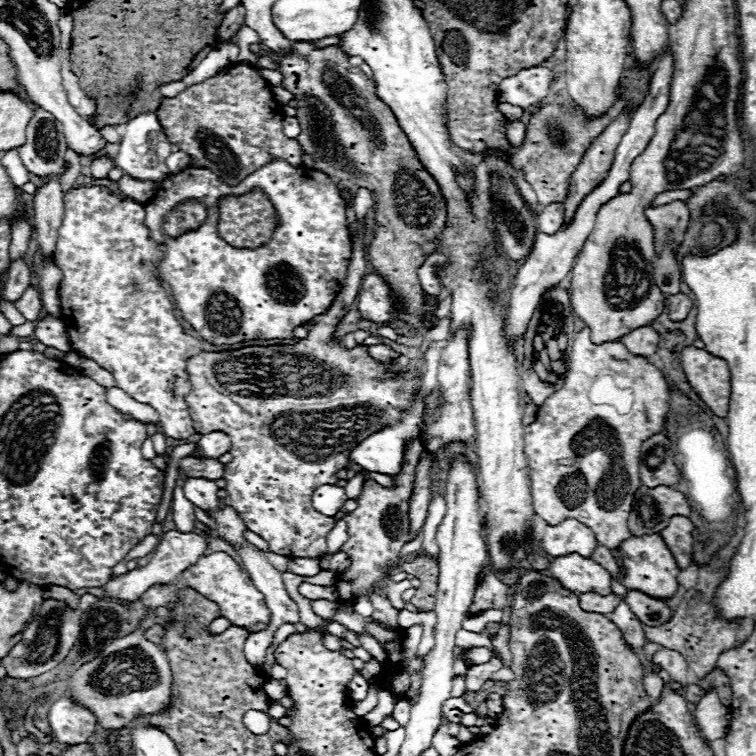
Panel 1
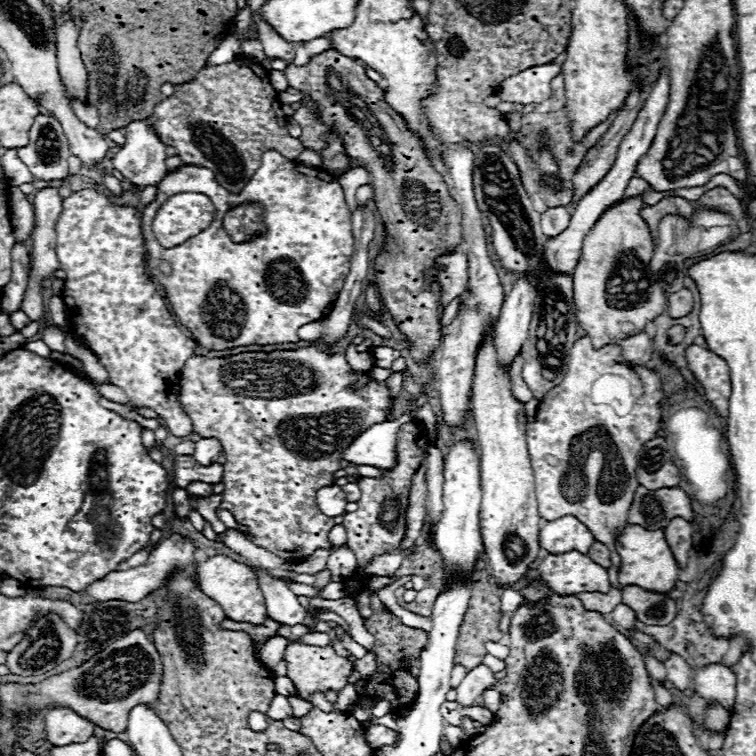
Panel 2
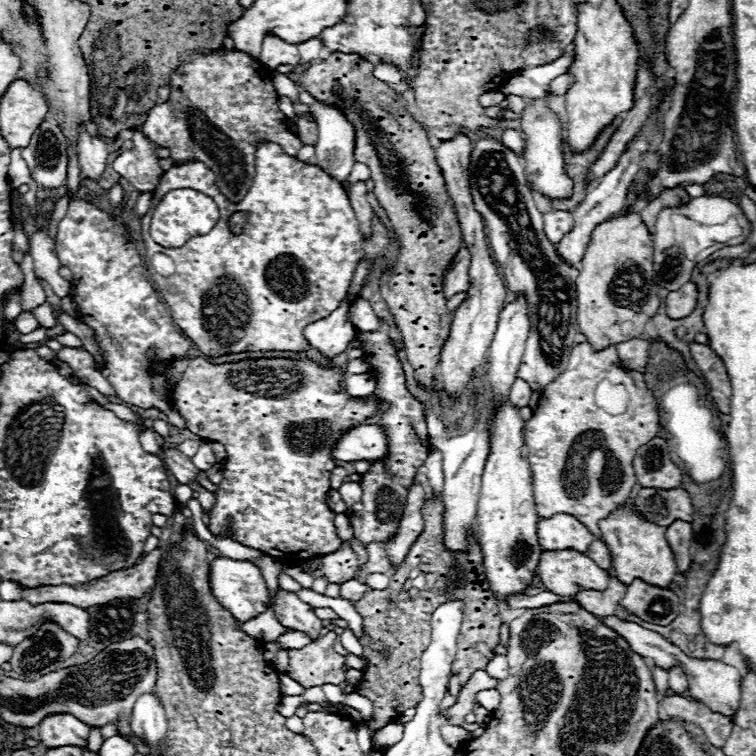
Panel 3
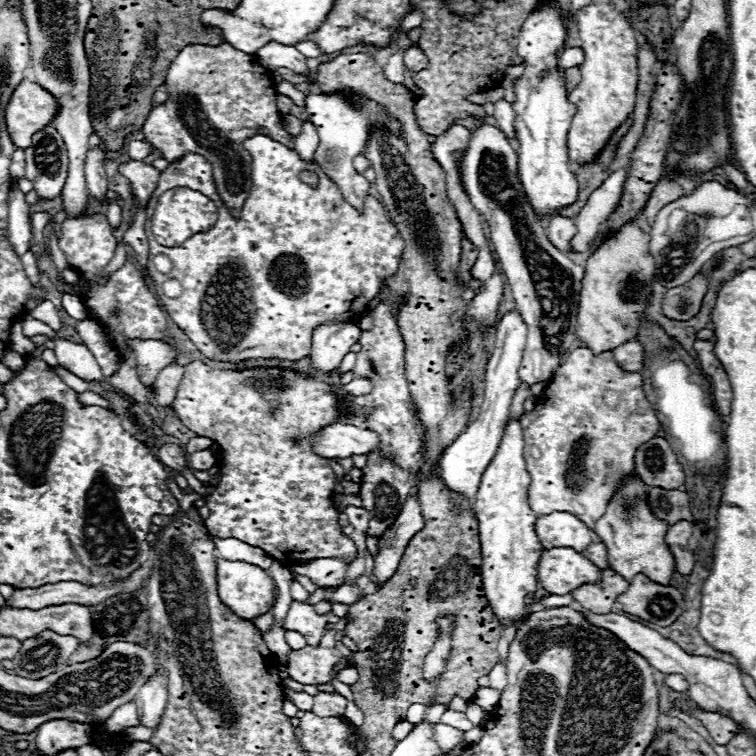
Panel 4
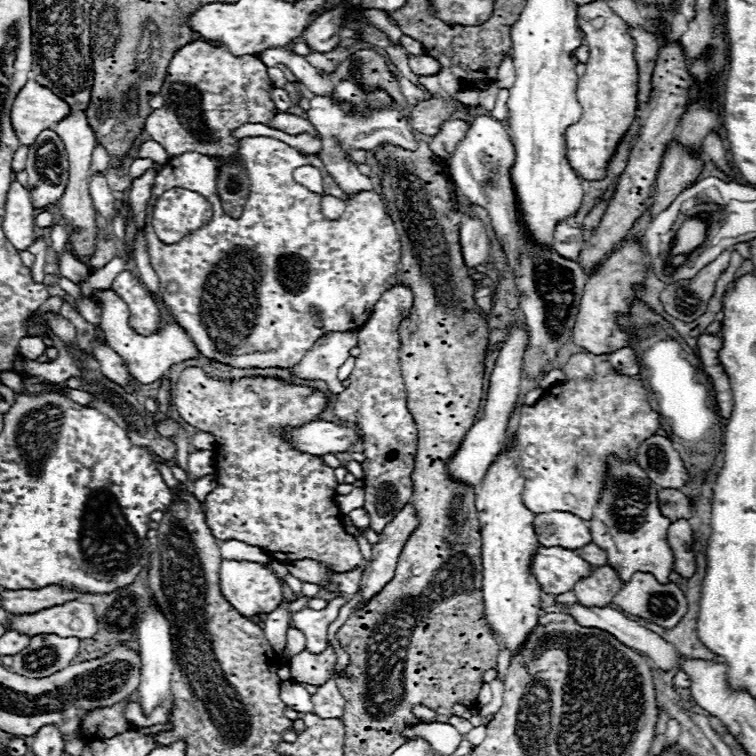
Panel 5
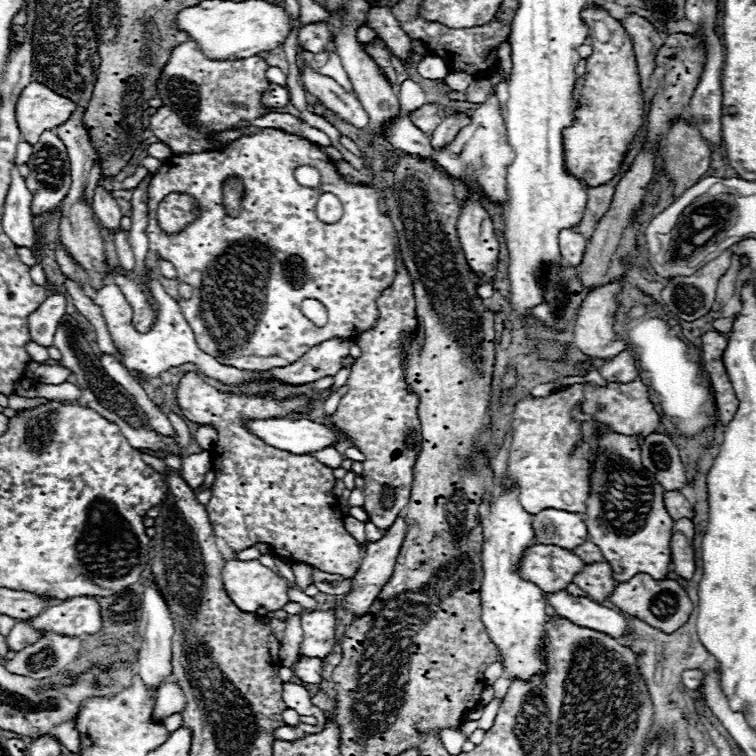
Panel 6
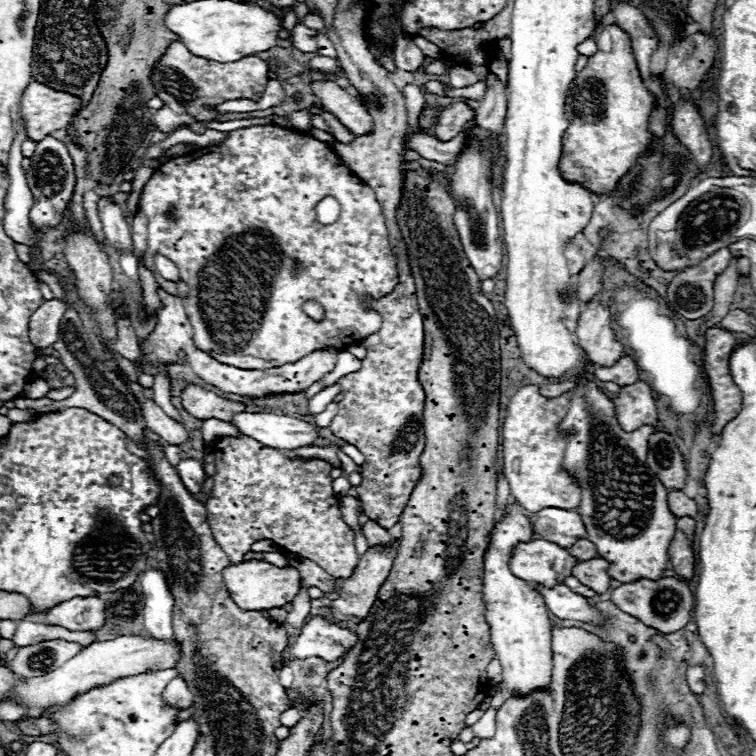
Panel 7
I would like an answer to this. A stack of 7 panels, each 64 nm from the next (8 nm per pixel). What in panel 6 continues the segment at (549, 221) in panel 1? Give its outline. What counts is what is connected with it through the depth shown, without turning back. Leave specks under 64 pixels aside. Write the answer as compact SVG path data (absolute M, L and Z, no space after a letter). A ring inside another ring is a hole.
M560 230L558 244L560 244L562 260L572 266L578 266L586 248L586 238L576 230Z

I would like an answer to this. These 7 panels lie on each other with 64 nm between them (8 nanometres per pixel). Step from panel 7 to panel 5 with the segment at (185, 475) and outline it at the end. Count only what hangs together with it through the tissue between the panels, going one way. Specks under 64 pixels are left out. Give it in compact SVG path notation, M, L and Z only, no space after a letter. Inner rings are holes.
M196 450L188 458L188 478L198 480L206 474L214 472L214 452L212 450Z

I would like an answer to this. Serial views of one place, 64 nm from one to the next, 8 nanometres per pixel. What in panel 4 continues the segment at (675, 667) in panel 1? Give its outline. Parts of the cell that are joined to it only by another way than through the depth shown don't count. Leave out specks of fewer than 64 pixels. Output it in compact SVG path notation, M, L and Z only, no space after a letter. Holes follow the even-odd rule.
M670 674L670 676L666 678L666 684L668 684L672 690L676 690L676 692L686 692L686 690L688 690L688 682L686 682L686 678L684 678L682 674Z

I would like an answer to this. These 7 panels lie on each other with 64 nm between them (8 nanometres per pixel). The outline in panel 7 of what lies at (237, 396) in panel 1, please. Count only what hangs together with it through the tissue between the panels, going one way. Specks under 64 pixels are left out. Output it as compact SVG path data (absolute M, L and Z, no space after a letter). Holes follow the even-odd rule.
M186 384L184 390L180 392L180 400L182 400L184 410L198 420L216 418L222 422L232 422L236 414L250 412L246 404L216 396L214 392L206 390L198 384ZM242 432L240 436L224 436L220 446L212 452L216 466L216 474L212 476L214 490L204 506L208 512L212 536L232 562L242 562L242 556L254 542L272 540L280 550L296 554L298 558L312 560L336 578L352 576L360 562L360 554L354 548L354 532L342 520L340 500L332 490L330 464L322 460L290 460L280 450L268 448Z

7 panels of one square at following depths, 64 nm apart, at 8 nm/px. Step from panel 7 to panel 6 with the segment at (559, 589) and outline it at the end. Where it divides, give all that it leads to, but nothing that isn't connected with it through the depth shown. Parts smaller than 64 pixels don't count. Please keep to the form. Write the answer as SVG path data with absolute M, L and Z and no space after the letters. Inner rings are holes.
M566 590L548 594L548 598L558 616L564 616L578 626L592 628L598 632L608 632L610 636L616 636L616 638L630 634L628 622L620 612L604 608L582 596L570 596Z

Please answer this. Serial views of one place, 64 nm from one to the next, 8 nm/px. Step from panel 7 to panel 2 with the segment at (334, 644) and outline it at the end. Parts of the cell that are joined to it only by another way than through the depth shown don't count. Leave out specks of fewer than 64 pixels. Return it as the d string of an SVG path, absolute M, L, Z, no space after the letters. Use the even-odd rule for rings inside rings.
M250 566L258 576L258 586L264 594L268 616L278 624L304 624L314 626L314 618L304 612L304 608L298 604L298 598L282 578L274 578L264 570L258 570L256 566Z

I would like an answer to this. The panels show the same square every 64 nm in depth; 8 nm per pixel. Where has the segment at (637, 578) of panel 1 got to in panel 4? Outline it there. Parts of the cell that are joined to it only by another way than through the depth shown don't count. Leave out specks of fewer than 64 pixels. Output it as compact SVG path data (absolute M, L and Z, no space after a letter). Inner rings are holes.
M638 476L630 478L620 492L612 498L612 502L606 508L606 514L596 522L596 536L600 538L600 542L606 544L608 548L608 562L610 568L624 576L624 580L632 580L632 576L636 574L644 574L648 576L652 582L656 584L670 584L670 578L676 570L674 566L674 556L664 540L668 524L664 524L662 520L656 520L648 508L646 502L646 492L650 486L642 484Z

